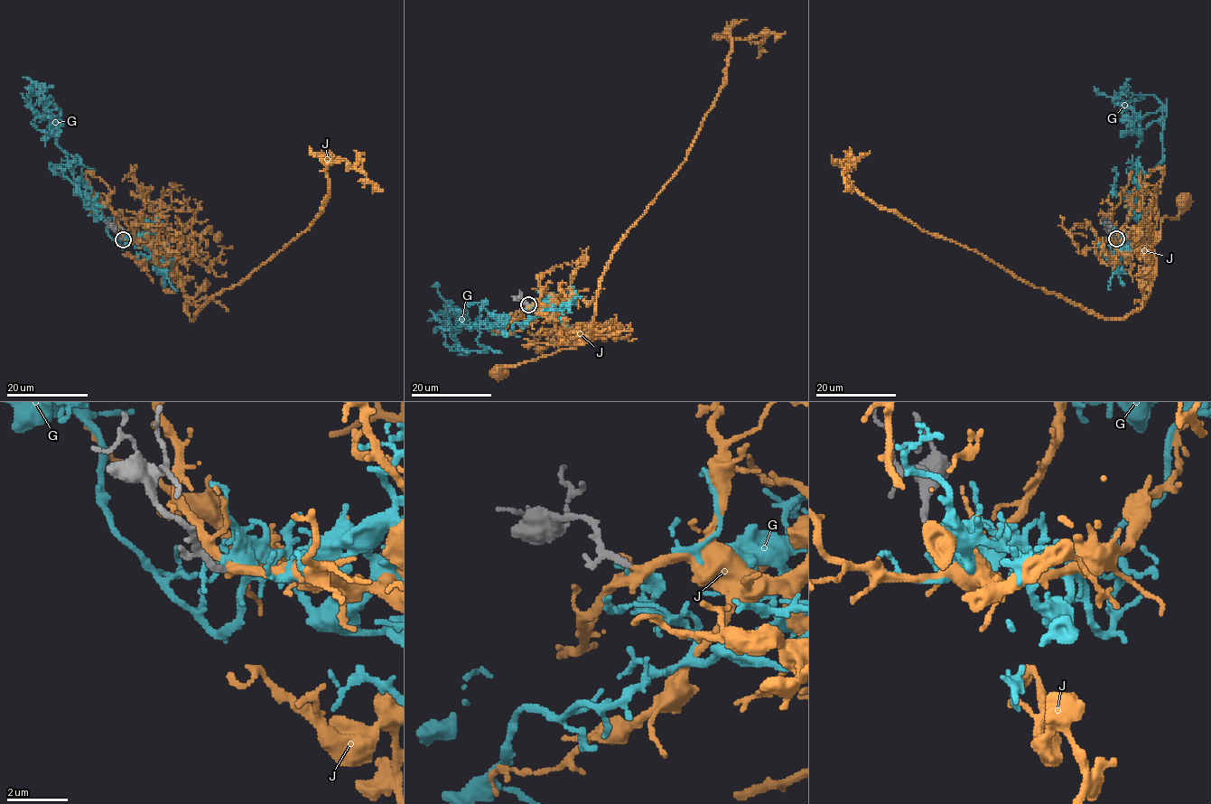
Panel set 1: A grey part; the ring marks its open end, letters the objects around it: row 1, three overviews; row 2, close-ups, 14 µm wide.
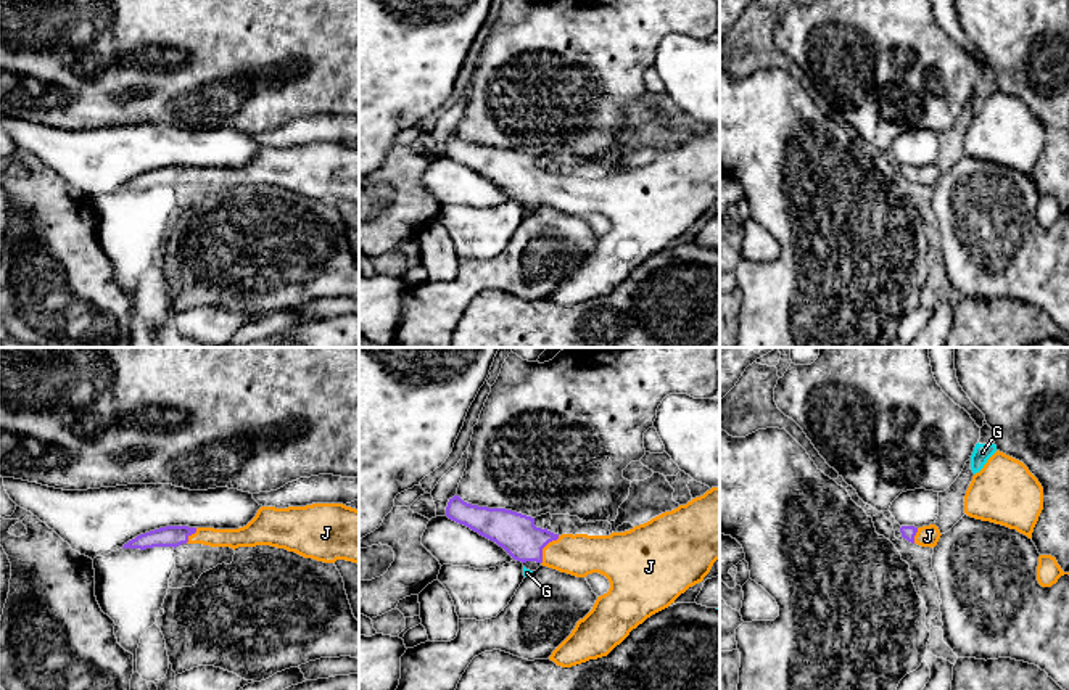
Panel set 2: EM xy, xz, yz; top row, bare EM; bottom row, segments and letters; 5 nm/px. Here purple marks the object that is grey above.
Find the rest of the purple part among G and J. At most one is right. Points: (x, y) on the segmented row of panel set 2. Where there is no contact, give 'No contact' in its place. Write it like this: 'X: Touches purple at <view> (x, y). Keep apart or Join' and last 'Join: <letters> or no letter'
G: No contact. Keep apart
J: Touches purple at xz (543, 547). Join
Join: J

